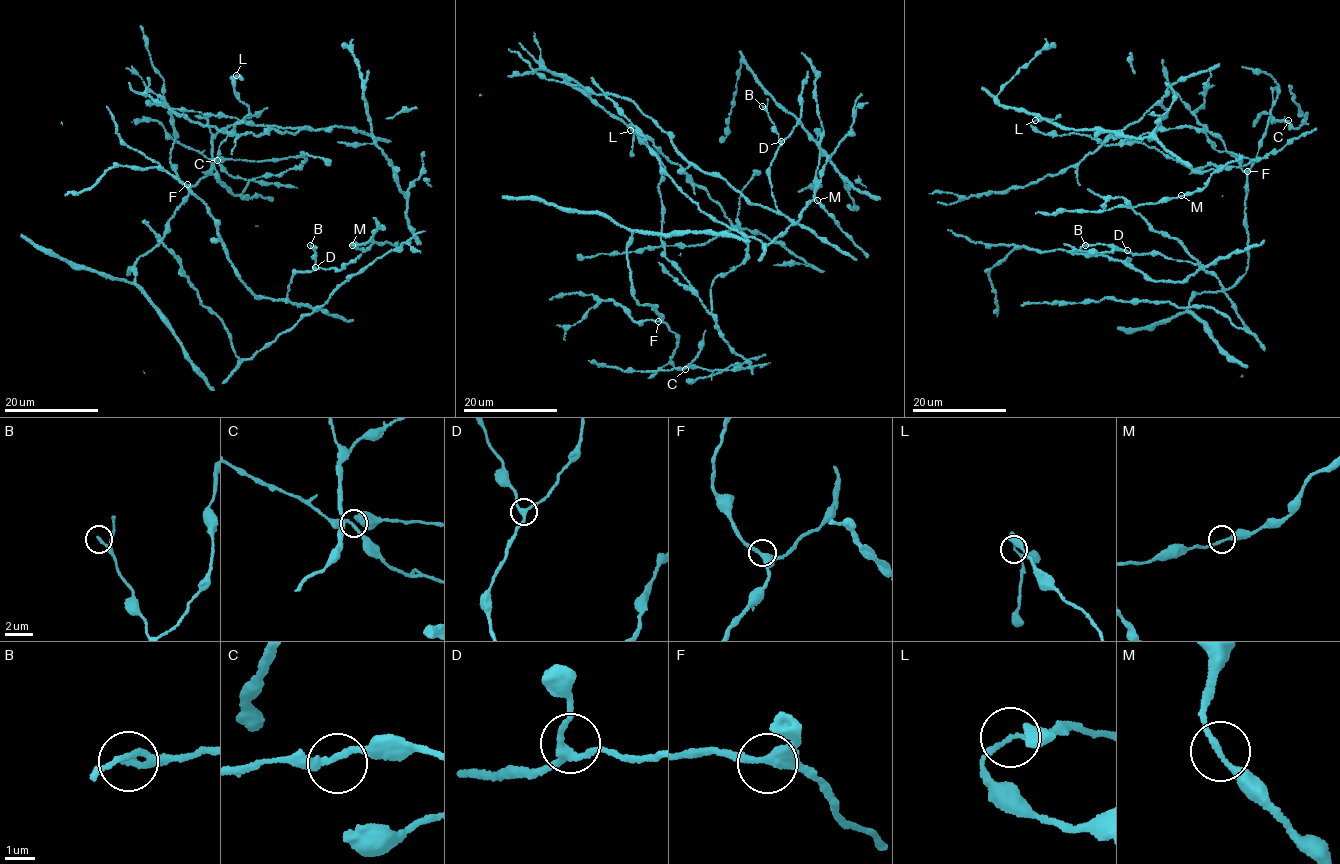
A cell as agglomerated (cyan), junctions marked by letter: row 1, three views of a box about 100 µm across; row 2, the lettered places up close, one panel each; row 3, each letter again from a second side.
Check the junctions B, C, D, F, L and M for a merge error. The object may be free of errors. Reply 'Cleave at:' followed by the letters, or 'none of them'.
Cleave at: none of them

